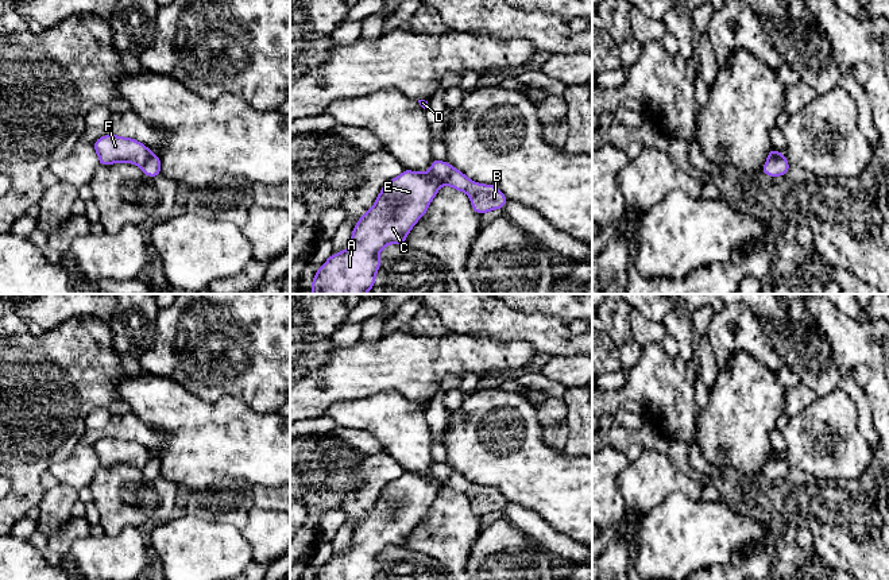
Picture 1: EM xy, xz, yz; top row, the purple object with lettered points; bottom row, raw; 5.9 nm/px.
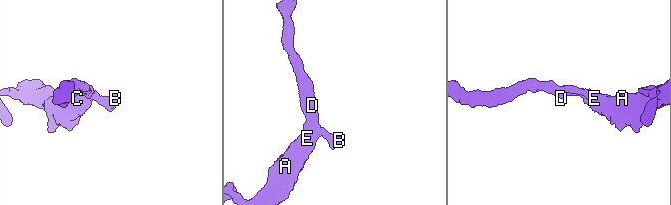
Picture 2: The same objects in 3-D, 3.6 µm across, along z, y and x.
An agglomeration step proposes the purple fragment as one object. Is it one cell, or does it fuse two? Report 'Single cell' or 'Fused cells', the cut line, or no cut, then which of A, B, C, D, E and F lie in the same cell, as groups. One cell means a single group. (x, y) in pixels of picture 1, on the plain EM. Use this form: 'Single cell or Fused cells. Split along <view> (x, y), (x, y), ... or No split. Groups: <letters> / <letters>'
Single cell. No split. Groups: A B C D E F

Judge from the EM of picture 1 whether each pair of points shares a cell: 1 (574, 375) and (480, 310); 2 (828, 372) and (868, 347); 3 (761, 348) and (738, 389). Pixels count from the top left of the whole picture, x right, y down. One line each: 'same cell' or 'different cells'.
1: different cells
2: different cells
3: different cells

